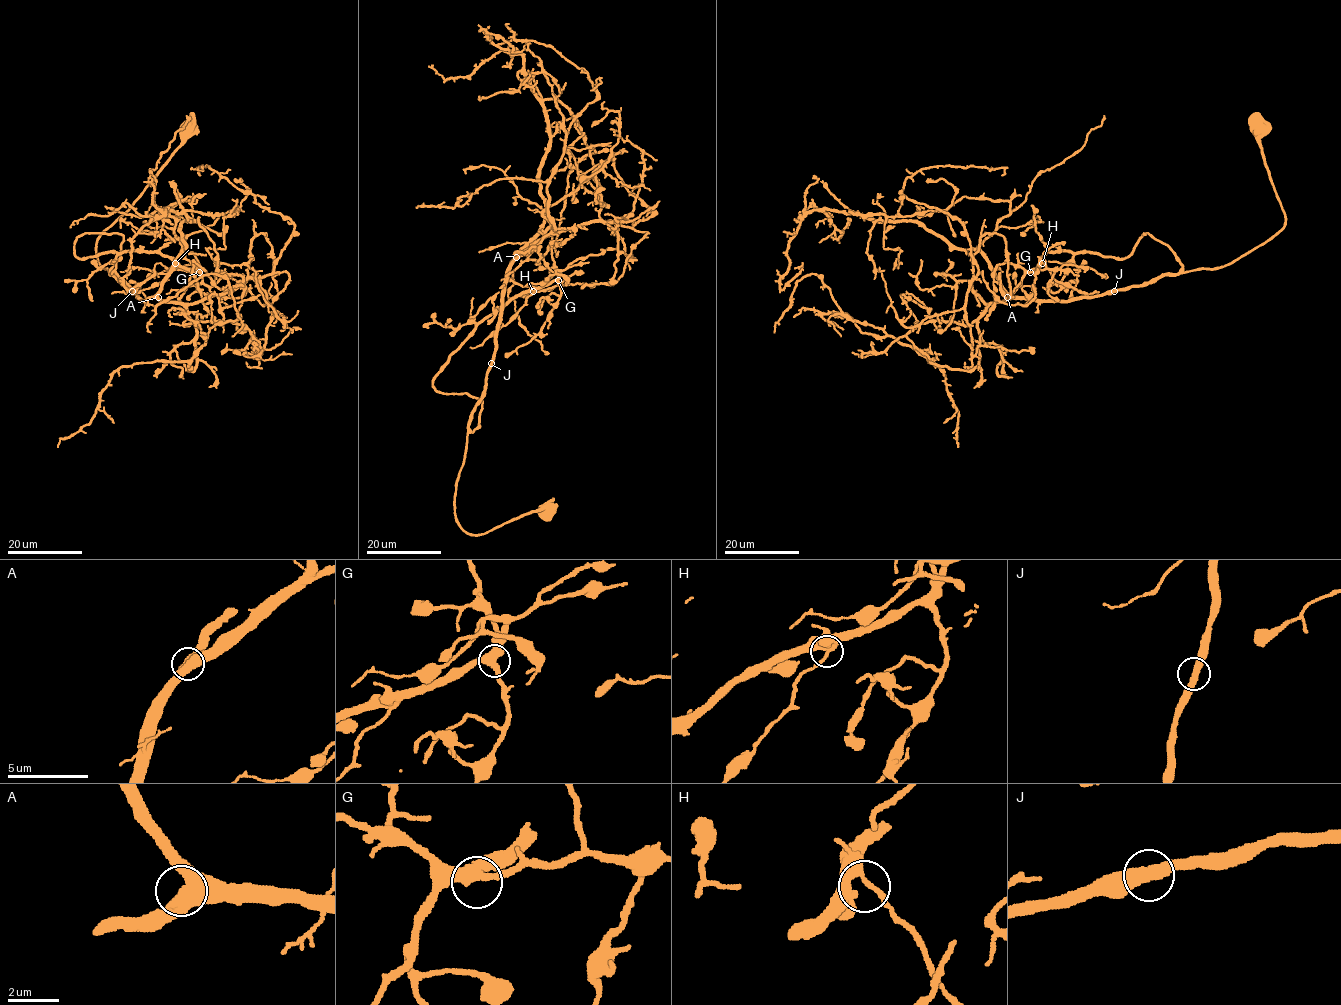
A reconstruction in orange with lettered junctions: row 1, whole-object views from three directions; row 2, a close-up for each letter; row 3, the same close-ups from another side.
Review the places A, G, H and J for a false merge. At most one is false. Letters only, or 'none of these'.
none of these

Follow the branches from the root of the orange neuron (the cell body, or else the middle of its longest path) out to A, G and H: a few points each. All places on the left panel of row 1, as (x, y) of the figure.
A: (184, 128), (182, 144), (142, 195), (99, 236), (96, 242), (97, 260), (102, 267), (141, 301), (158, 297)
G: (184, 128), (99, 236), (97, 260), (110, 271), (119, 234), (81, 234), (74, 254), (157, 251), (199, 272)
H: (184, 128), (99, 236), (97, 260), (110, 271), (121, 235), (74, 242), (79, 258), (157, 251), (175, 263)

